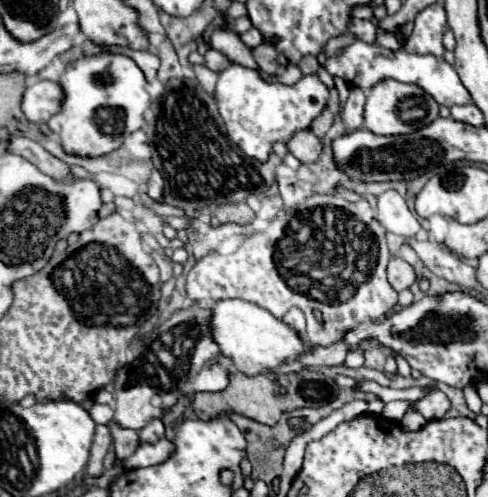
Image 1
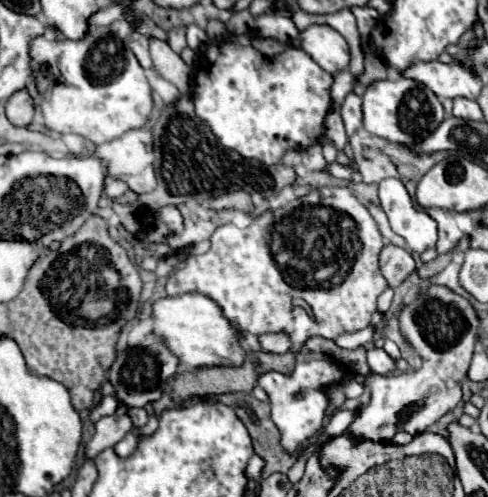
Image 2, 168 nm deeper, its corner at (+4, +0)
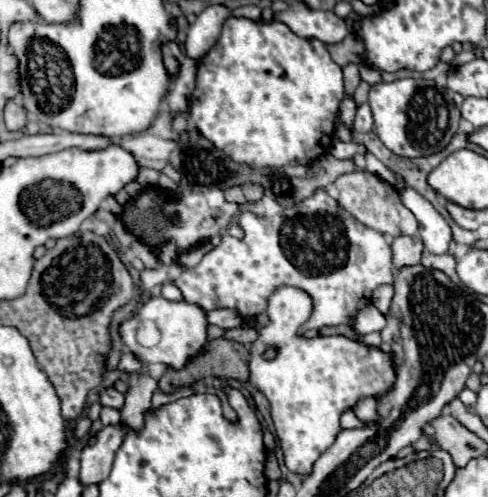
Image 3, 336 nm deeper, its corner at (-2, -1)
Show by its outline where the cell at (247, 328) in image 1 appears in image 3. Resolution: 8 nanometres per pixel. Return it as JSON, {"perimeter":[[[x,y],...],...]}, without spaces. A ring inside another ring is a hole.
{"perimeter":[[[158,296],[158,298],[146,300],[140,310],[136,310],[128,320],[124,320],[120,324],[118,332],[120,332],[122,344],[140,362],[162,362],[166,366],[172,366],[174,370],[180,370],[180,366],[184,366],[184,362],[188,362],[188,358],[192,358],[192,354],[196,354],[196,350],[200,350],[200,346],[204,346],[204,342],[208,342],[206,326],[208,326],[208,322],[206,322],[204,310],[200,306],[192,306],[190,302],[170,302],[170,300],[164,300],[162,296]],[[144,320],[154,322],[160,332],[160,342],[152,348],[146,348],[136,340],[136,330],[138,330],[140,322],[144,322]]]}

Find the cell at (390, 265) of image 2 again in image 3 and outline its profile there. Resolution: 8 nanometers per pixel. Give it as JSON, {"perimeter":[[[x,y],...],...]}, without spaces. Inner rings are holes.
{"perimeter":[[[396,236],[392,242],[392,256],[394,256],[394,266],[414,266],[422,258],[424,244],[418,236]]]}

